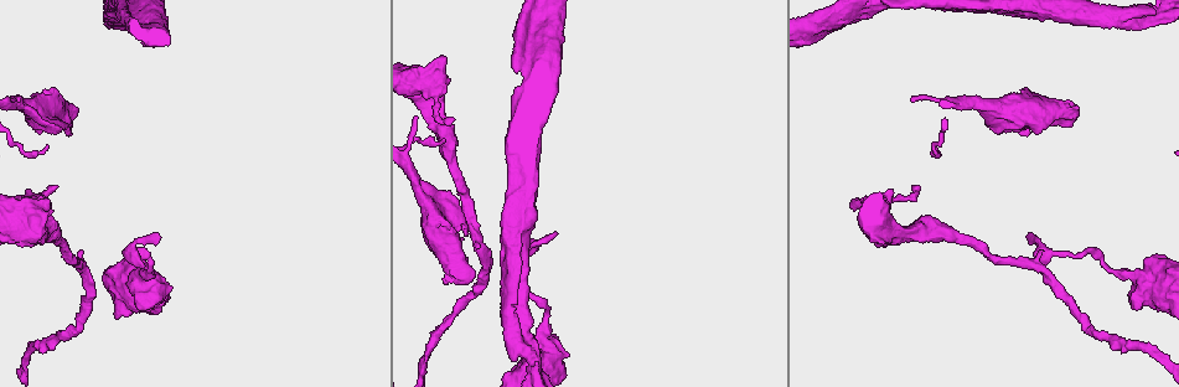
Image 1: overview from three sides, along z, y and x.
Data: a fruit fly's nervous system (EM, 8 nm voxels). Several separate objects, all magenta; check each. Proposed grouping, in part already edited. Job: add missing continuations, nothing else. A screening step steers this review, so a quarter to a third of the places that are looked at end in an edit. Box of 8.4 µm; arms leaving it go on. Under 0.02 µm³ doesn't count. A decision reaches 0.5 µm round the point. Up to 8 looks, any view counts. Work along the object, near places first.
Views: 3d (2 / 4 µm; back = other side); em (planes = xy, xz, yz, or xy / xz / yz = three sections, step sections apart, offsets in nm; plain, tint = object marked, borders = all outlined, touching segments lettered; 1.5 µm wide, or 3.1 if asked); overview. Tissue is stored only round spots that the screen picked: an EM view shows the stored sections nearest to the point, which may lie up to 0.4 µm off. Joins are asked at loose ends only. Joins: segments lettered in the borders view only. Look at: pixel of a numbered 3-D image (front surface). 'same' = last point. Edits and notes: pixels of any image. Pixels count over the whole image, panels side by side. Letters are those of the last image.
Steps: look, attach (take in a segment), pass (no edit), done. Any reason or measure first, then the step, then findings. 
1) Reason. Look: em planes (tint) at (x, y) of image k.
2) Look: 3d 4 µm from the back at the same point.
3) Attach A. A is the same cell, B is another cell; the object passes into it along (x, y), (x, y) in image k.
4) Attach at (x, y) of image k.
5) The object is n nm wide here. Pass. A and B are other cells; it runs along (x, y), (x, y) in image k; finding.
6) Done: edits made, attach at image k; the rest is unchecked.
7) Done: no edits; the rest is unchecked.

Thin end. Look: em planes (tint) at (554, 235) of image 1.

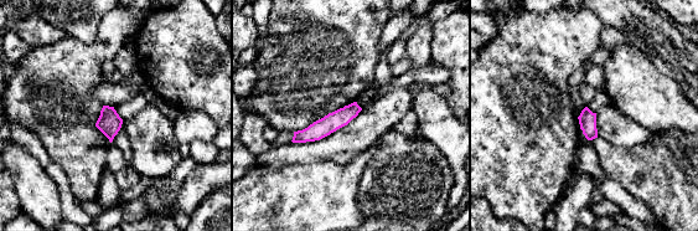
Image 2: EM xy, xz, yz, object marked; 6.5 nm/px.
Look: em planes (borders) at the same point.

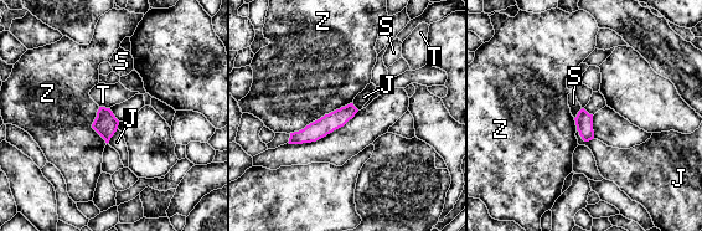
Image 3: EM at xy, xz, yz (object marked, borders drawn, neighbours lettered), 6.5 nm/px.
Pass. J, S, T and Z are other cells; it runs along (352, 109), (314, 132), (292, 140) in image 3; none of them fits.

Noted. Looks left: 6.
Branch stops here. Look: em xy step 8 (tint) at (467, 276) of image 1.

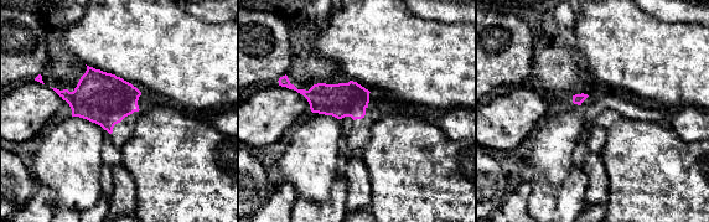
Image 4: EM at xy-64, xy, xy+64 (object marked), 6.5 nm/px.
Look: em xz step 4 (borders) at the same point.

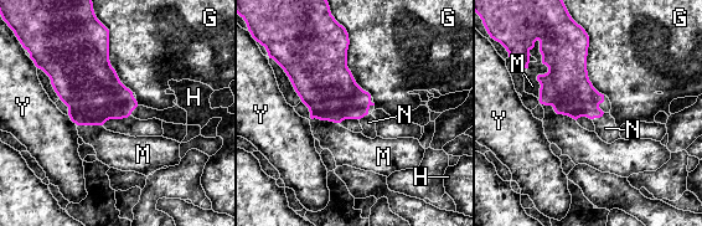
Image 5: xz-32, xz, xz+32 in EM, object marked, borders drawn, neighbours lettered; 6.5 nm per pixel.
The longest contact is with G, 600 nm. Attach N. N is the same cell, G, H, M and Y are other cells; it goes on there.

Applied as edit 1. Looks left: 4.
See it whole again. Look: overview.

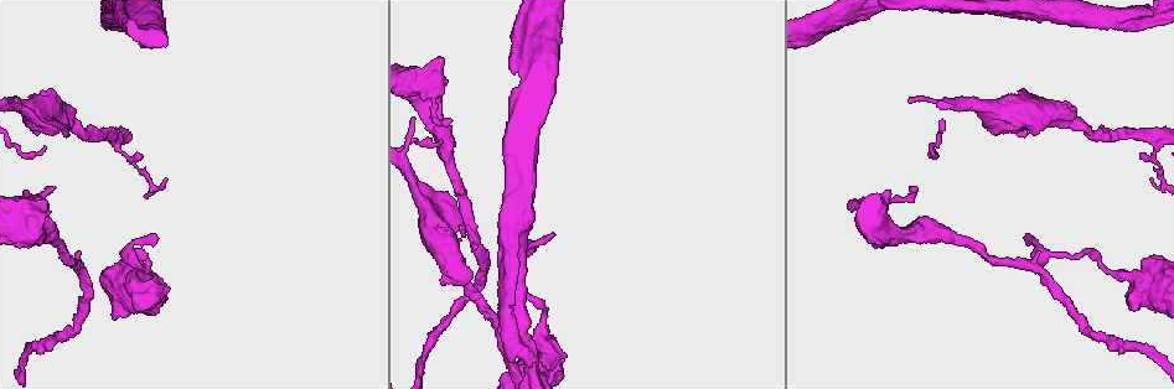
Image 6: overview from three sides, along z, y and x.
Tapers out. Look: em yz step 4 (borders) at (909, 98) of image 6.

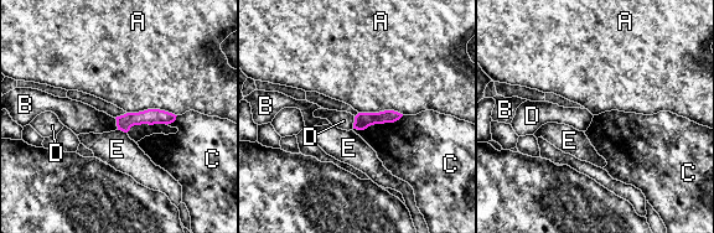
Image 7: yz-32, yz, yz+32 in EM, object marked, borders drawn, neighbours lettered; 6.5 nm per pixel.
The longest contact is with C, 340 nm. Pass. A, B, C, D and E are other cells; no lettered segment goes on from it.

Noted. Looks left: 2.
Done: edits made, attach at image 5; the rest is unchecked.

